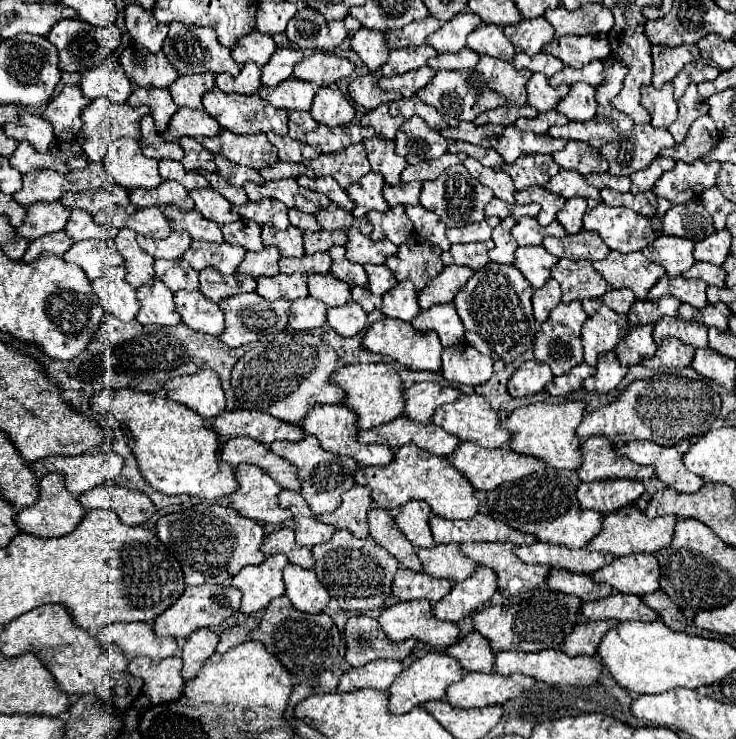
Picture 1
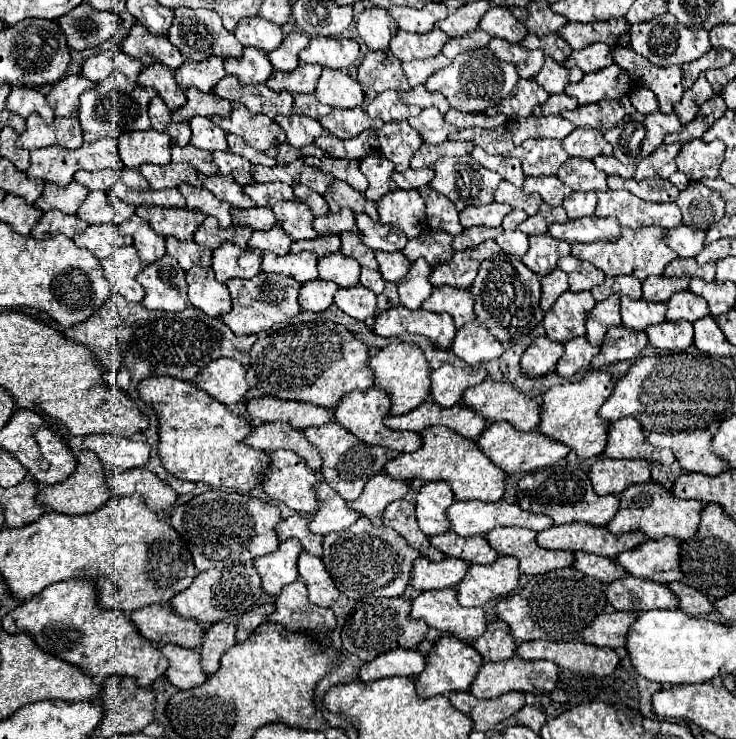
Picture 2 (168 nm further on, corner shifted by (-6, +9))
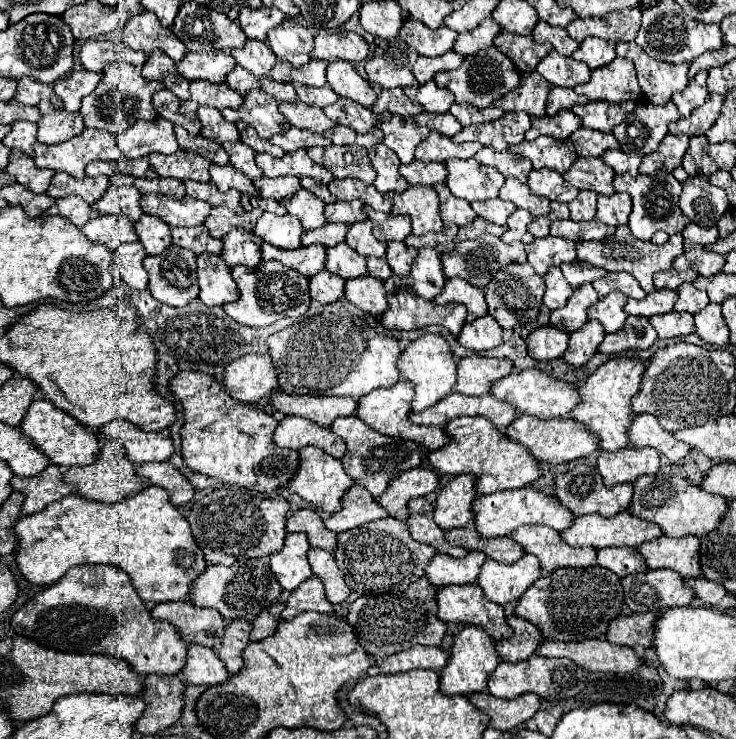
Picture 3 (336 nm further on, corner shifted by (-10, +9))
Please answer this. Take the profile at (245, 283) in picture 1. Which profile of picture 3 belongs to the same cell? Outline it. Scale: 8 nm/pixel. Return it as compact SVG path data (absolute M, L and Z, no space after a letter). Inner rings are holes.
M232 228L224 236L222 258L230 268L236 264L242 264L246 268L256 268L260 264L260 258L262 258L260 240L252 234L252 230Z

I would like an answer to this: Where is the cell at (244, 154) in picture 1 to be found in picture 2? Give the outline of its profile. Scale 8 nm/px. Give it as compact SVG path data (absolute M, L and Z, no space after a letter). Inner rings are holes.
M234 106L230 116L226 118L212 118L226 134L236 134L246 140L246 144L254 146L260 152L266 152L268 148L276 148L278 144L286 142L286 136L282 128L274 120L270 120L264 114L250 114L246 106Z

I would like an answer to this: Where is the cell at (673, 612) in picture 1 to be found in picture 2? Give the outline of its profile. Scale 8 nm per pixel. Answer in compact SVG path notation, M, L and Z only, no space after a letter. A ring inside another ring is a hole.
M670 582L668 588L678 596L678 608L688 616L700 618L714 610L714 606L708 602L708 598L704 594L686 586L684 582Z

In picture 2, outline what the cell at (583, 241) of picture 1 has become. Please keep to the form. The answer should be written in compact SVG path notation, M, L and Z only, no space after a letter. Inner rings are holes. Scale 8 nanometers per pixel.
M578 218L568 220L566 224L552 224L548 228L550 236L556 240L564 240L568 244L572 242L600 242L600 240L616 240L620 226L614 218Z

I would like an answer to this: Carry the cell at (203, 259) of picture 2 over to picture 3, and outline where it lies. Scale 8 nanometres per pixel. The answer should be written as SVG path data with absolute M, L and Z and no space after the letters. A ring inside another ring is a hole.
M190 226L190 228L172 228L172 242L182 246L182 248L190 248L196 254L220 254L222 252L222 240L212 238L206 232L206 226Z

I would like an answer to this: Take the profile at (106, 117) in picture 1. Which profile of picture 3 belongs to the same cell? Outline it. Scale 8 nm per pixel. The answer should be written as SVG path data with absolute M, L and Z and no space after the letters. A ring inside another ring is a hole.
M114 62L104 72L104 78L98 84L98 88L82 100L80 112L84 116L84 124L88 128L102 128L102 130L108 130L110 134L118 136L126 128L130 128L136 120L154 120L156 112L152 106L152 96L154 96L154 92L158 92L162 88L164 88L162 82L146 80L140 74L140 68L126 64L126 62Z

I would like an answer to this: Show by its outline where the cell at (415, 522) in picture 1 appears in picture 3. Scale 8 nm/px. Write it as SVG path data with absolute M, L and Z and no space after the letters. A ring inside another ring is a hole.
M466 474L456 476L438 492L434 520L444 530L466 526L474 518L472 502L476 498L478 494L474 492L474 478Z

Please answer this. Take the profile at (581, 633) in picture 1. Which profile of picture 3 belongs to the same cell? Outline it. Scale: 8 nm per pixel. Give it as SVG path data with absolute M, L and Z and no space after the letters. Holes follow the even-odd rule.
M646 612L646 614L628 614L618 616L618 620L612 620L606 632L606 640L612 644L622 646L642 646L650 648L654 638L654 622L660 614Z

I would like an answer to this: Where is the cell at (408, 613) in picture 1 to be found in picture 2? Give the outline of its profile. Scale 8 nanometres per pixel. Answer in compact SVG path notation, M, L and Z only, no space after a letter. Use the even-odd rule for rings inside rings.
M454 588L426 590L412 600L410 616L424 620L430 628L454 634L464 642L472 642L486 630L486 614L482 608L462 608L456 602Z

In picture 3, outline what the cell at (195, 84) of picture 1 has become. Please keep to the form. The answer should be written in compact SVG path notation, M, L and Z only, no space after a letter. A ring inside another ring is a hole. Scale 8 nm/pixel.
M228 50L218 52L188 52L178 64L178 74L186 80L208 80L222 84L226 74L234 68L234 58Z

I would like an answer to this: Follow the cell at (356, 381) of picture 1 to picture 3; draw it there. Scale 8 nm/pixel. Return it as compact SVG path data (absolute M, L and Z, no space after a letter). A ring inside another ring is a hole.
M424 334L418 340L414 340L398 360L398 370L404 380L414 382L416 386L416 398L412 402L412 410L420 412L436 402L440 402L444 396L452 392L452 386L456 384L456 360L448 346L448 342L440 334Z

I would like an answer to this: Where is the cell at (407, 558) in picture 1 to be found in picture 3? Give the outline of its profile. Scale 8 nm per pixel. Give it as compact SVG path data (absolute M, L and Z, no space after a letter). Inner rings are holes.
M416 498L416 500L410 500L408 508L410 508L408 526L414 540L434 546L440 554L450 554L454 558L462 558L468 554L466 548L450 546L446 542L444 530L438 528L438 524L434 522L434 502L430 502L428 498Z

